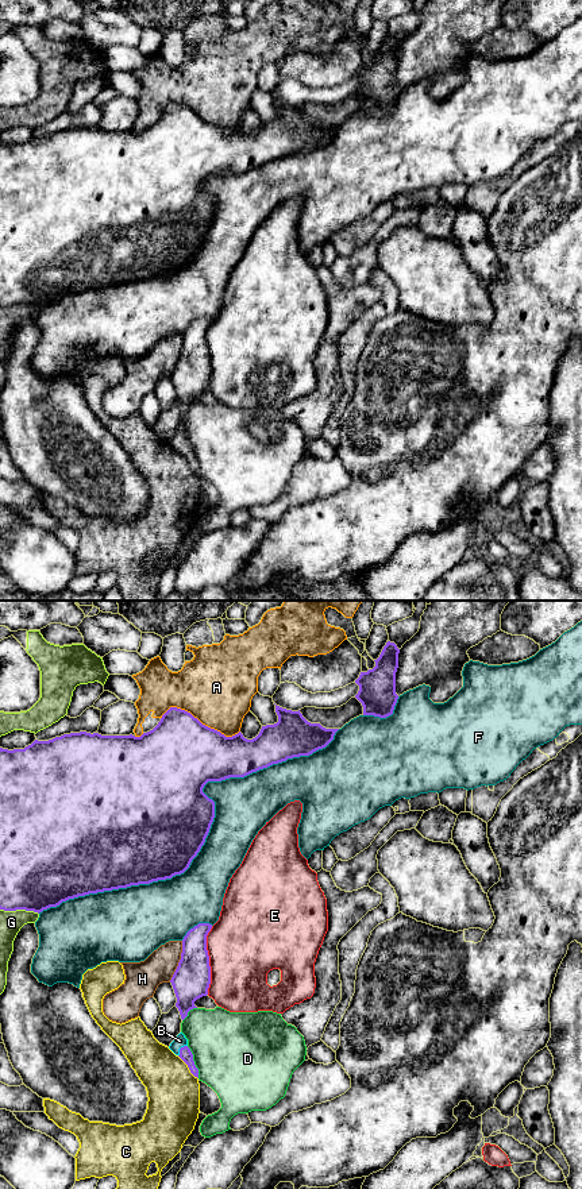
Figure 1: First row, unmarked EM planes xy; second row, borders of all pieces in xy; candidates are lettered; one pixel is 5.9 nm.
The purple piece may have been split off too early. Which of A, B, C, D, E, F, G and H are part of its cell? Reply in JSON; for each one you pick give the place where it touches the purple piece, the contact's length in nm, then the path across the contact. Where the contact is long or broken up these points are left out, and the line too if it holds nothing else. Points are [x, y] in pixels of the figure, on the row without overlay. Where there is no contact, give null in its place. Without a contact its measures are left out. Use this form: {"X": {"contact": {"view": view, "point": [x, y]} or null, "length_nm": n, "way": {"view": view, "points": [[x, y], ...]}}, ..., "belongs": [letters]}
{"B": {"contact": {"view": "xy", "point": [180, 444]}, "length_nm": 90, "way": {"view": "xy", "points": [[185, 450], [180, 444], [180, 436]]}}, "belongs": ["B"]}

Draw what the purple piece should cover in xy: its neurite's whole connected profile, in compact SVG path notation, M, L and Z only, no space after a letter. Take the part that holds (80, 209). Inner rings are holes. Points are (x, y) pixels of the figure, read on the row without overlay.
M275 100L278 117L262 121L259 130L247 135L239 127L232 132L226 132L220 127L203 120L190 108L170 103L161 113L158 120L143 128L140 132L130 131L101 131L99 128L70 128L49 136L35 135L24 144L0 143L0 305L16 306L26 305L42 308L50 302L57 302L62 297L131 281L150 279L158 275L171 274L184 269L192 255L197 251L209 228L215 213L215 197L209 194L203 184L208 177L221 177L230 173L244 173L253 167L267 163L288 154L309 151L325 143L339 124L325 124L320 119L308 117L298 107L282 104Z

